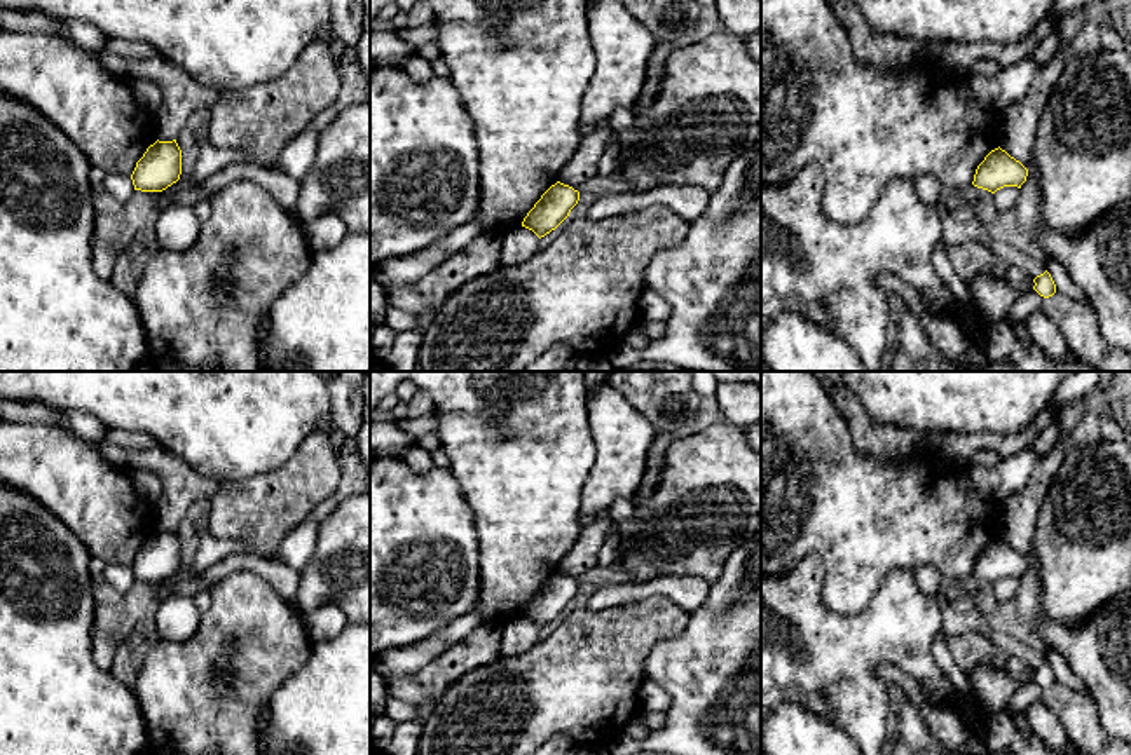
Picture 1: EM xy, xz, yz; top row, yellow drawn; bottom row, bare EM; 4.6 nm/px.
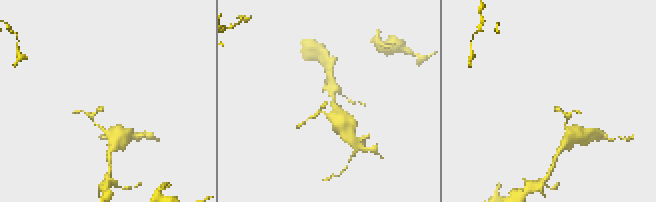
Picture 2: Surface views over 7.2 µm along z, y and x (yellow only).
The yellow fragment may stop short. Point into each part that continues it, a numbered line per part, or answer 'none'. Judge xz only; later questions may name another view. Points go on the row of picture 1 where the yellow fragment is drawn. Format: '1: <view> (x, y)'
none

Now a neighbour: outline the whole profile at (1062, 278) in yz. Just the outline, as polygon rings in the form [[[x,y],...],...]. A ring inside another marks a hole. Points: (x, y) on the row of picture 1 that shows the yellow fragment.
[[[1049,258],[1045,269],[1054,281],[1058,293],[1063,293],[1073,300],[1087,300],[1084,289],[1072,279],[1070,272],[1063,263],[1054,258]]]

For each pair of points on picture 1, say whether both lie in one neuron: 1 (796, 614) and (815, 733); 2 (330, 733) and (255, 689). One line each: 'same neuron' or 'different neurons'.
1: different neurons
2: different neurons

